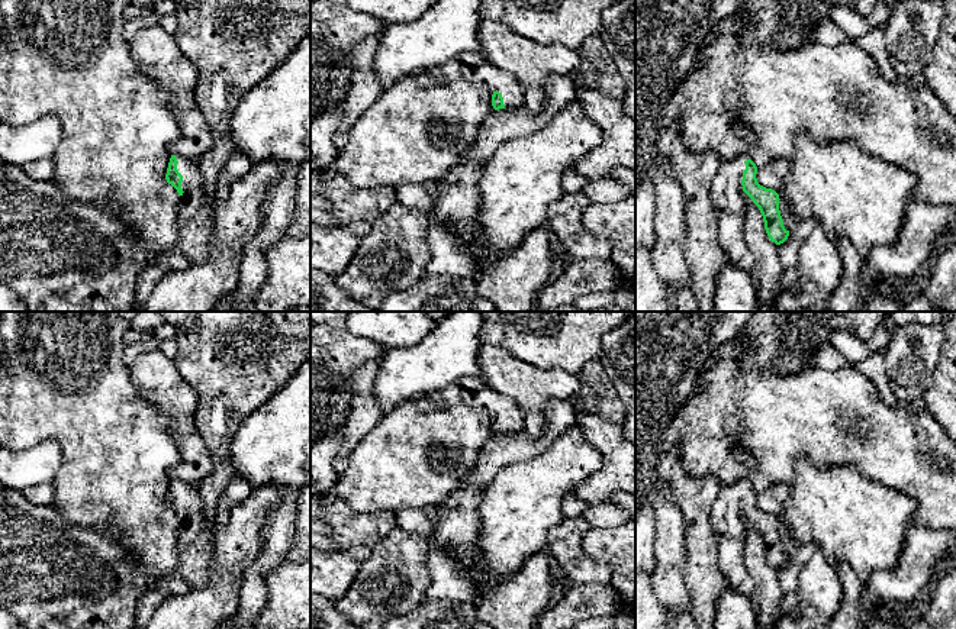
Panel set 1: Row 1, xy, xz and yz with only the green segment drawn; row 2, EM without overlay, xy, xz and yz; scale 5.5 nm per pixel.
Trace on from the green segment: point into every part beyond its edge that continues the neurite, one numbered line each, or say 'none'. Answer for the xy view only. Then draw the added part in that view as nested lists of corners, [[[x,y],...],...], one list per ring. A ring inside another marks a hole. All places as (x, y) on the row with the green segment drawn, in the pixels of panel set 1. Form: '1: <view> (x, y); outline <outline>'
1: xy (196, 219); outline [[[176,155],[176,158],[178,161],[177,170],[183,175],[181,188],[184,193],[180,196],[178,206],[177,206],[177,222],[180,226],[180,239],[173,245],[170,252],[183,254],[193,264],[199,264],[199,262],[203,262],[209,255],[207,243],[209,243],[209,238],[215,228],[215,212],[213,212],[213,206],[209,206],[205,203],[203,188],[202,188],[202,177],[200,177],[200,170],[199,170],[197,162],[193,159],[180,157],[180,155]]]

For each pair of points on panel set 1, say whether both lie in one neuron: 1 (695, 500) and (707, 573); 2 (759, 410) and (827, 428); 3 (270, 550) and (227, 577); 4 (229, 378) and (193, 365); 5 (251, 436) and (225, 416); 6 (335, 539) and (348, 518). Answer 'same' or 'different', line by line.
1: same
2: same
3: different
4: same
5: different
6: same

